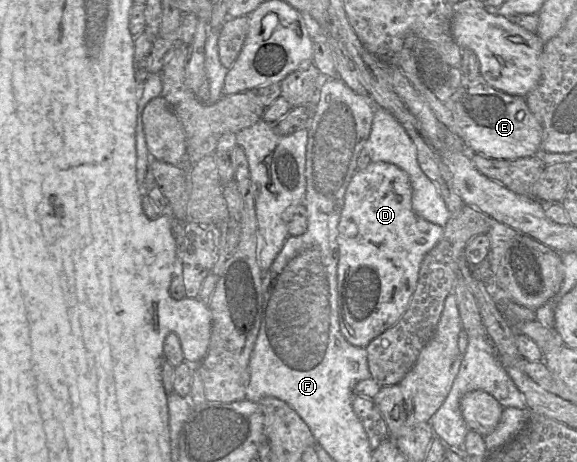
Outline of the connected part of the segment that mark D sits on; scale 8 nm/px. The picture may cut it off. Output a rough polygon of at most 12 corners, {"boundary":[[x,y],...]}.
{"boundary":[[370,162],[338,223],[340,331],[366,347],[406,311],[444,227],[407,173]]}

